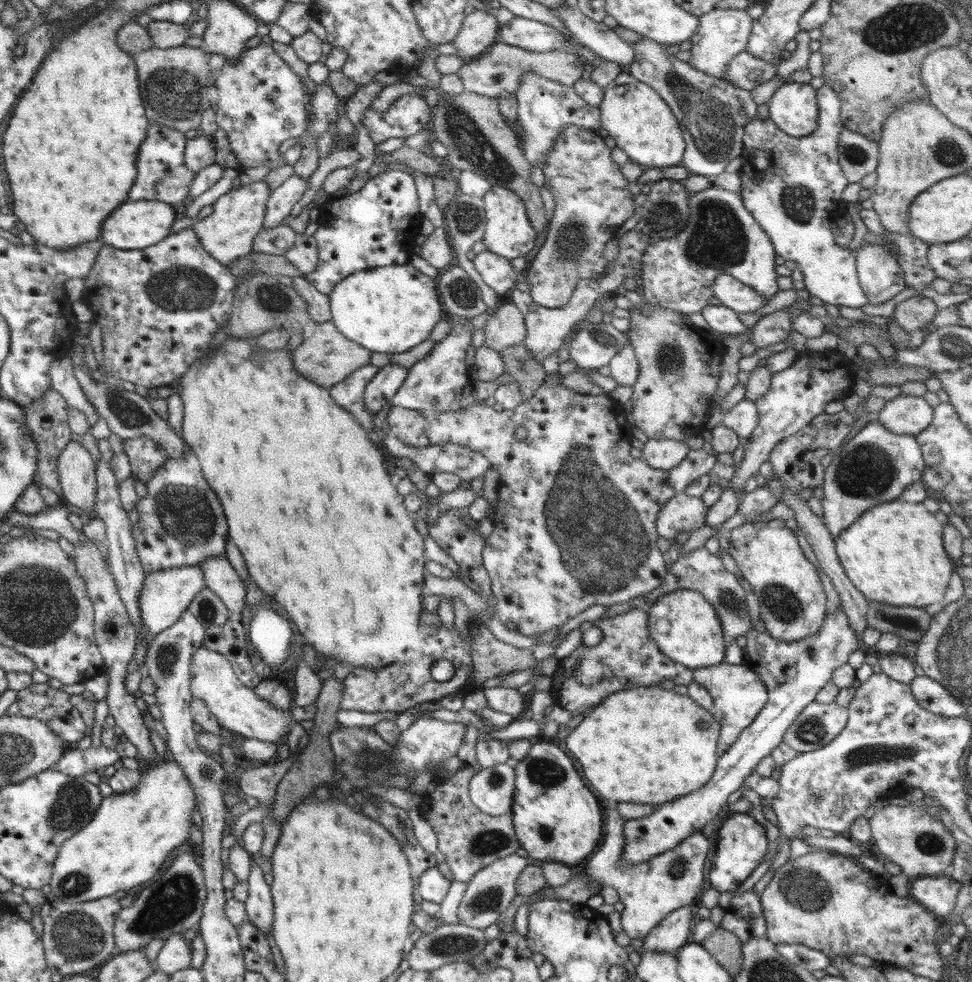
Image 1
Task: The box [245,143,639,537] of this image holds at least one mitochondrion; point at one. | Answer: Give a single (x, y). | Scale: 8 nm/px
(572, 242)

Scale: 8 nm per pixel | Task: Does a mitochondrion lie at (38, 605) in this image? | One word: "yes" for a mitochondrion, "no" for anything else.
yes

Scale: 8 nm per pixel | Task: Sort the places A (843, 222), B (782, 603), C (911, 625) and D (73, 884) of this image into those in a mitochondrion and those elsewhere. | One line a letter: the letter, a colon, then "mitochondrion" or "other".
A: other
B: mitochondrion
C: mitochondrion
D: mitochondrion

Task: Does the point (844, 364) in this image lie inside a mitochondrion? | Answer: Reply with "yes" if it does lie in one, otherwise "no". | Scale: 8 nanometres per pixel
no

